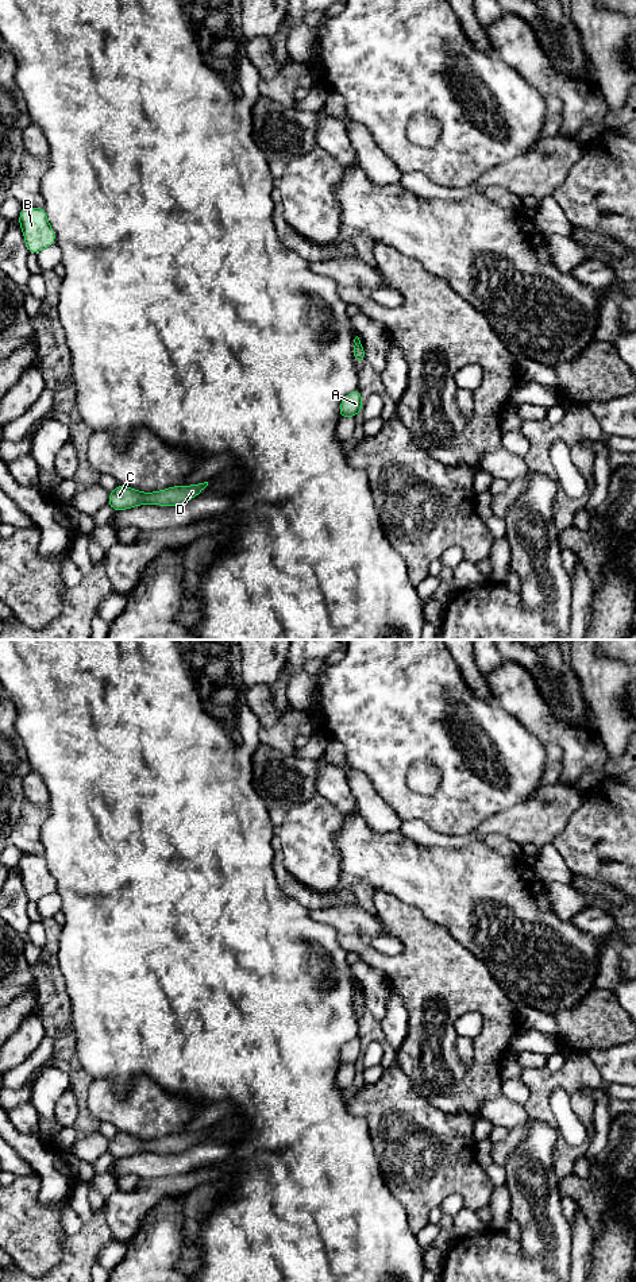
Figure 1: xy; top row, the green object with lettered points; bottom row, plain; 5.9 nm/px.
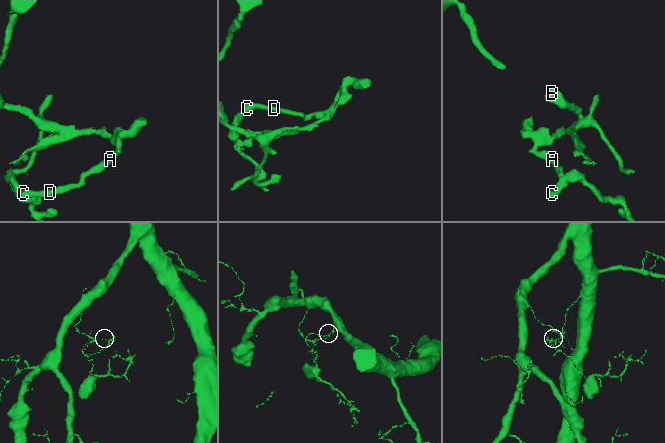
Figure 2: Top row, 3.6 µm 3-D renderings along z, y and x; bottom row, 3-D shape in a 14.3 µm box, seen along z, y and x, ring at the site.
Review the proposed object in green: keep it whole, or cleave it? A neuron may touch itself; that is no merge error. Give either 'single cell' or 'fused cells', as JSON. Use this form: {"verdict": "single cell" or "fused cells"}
{"verdict": "fused cells"}

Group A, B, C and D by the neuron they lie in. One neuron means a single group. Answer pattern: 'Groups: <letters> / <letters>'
Groups: A C D / B

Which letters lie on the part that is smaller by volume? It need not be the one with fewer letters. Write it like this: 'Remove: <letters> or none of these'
Remove: A, C, D

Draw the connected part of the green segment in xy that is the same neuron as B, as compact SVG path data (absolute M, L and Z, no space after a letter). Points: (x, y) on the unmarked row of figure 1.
M23 854L19 872L28 901L39 901L43 896L55 892L55 880L49 870L45 856Z

